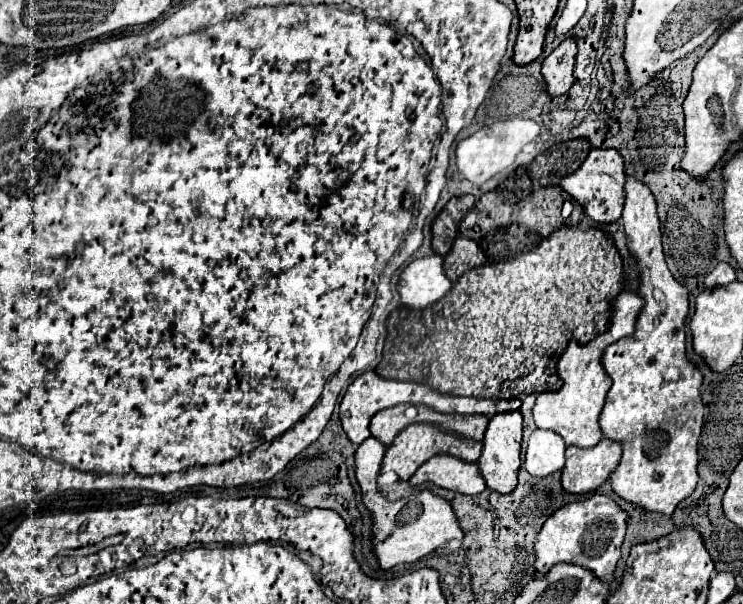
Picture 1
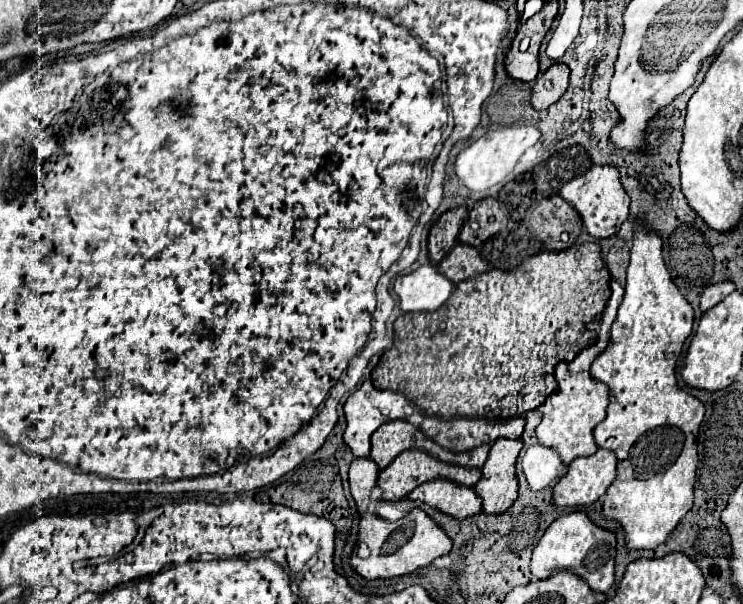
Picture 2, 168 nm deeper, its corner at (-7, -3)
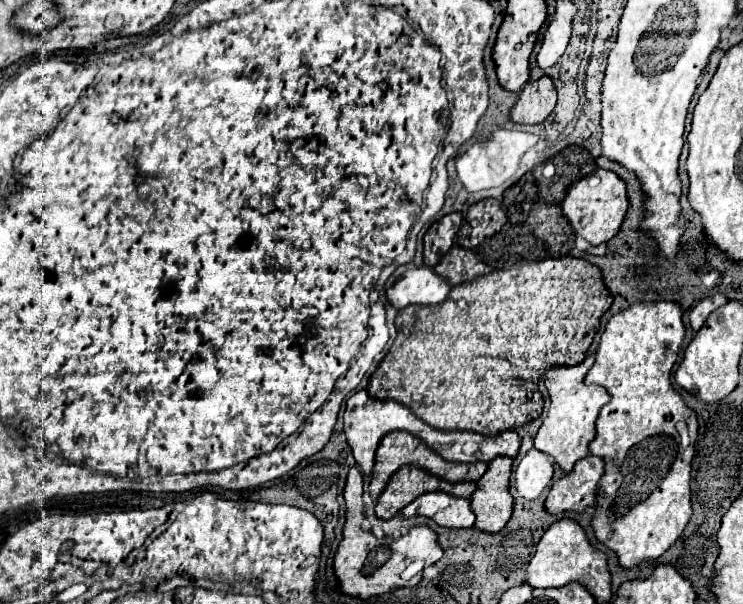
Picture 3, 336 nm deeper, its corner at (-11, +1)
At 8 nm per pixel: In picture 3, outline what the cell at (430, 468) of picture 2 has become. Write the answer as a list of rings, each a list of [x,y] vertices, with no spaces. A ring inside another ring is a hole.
[[[404,466],[400,472],[392,476],[386,490],[380,494],[376,502],[376,516],[382,520],[390,520],[396,516],[404,506],[408,506],[412,500],[416,500],[420,494],[426,492],[446,492],[458,498],[468,498],[476,490],[474,482],[458,482],[450,484],[440,478],[432,478],[432,474],[426,474],[420,468]]]

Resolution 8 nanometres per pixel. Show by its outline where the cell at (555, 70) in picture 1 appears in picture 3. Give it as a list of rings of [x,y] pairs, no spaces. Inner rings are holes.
[[[548,76],[528,82],[520,90],[520,98],[510,110],[510,122],[514,124],[540,124],[556,106],[556,88]]]

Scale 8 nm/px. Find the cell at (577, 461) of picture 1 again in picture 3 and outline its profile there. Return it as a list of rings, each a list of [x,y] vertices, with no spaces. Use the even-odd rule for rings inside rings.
[[[586,456],[578,460],[572,472],[556,480],[546,496],[544,508],[550,514],[562,512],[584,512],[588,506],[594,506],[596,484],[604,474],[604,462],[598,456]]]

